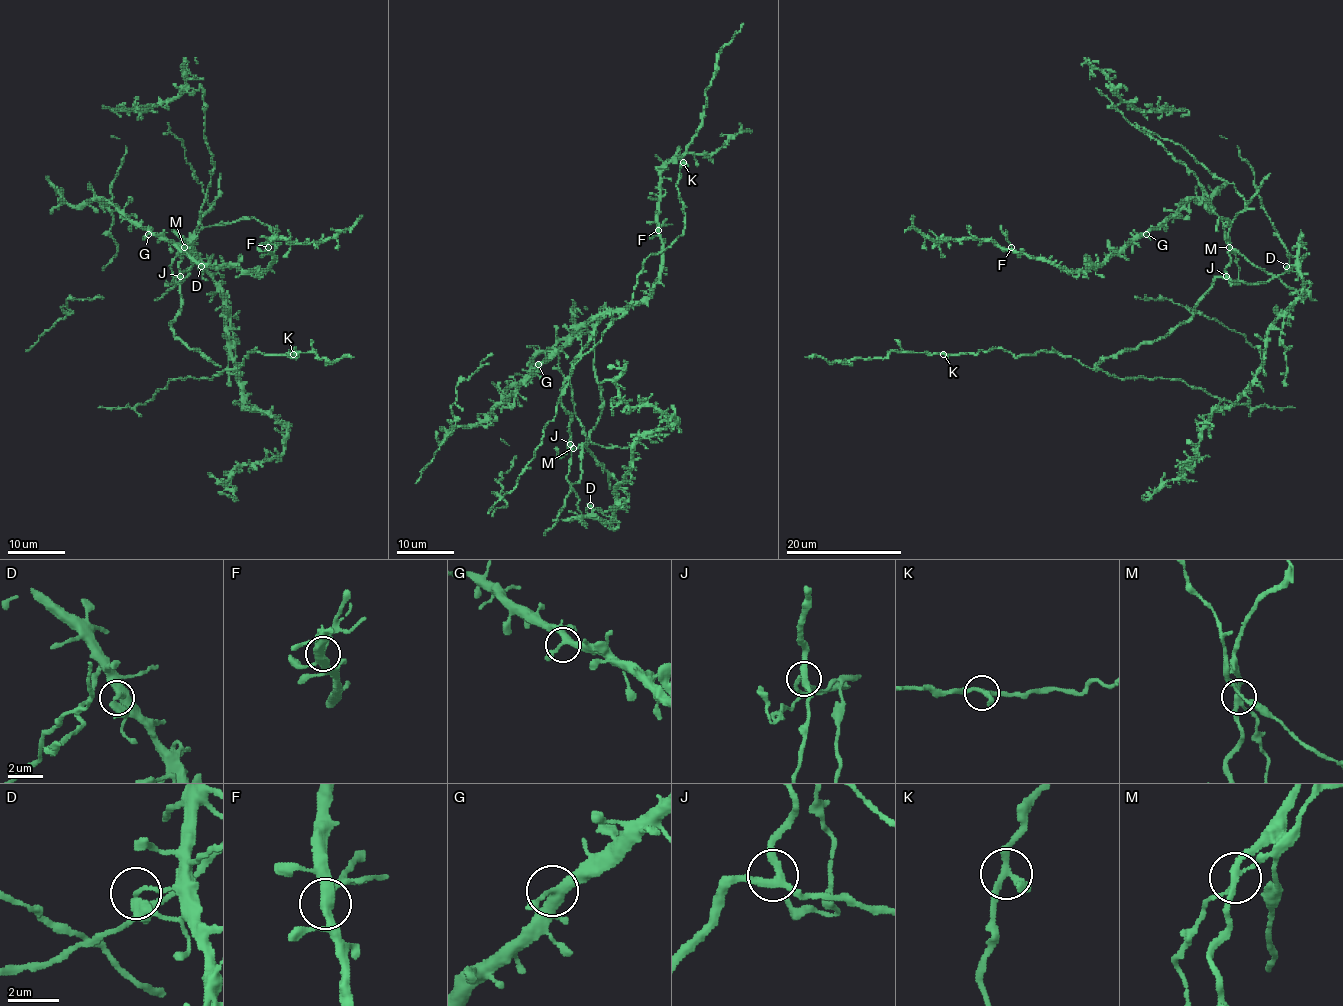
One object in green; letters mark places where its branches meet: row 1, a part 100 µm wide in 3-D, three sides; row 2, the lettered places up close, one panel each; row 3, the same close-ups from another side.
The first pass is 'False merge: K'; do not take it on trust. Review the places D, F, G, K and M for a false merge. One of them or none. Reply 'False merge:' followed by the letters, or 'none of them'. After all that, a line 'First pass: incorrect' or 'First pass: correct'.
False merge: M
First pass: incorrect

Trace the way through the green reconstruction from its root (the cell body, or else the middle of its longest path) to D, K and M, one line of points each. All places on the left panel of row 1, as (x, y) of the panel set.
D: (185, 241), (201, 266)
K: (185, 241), (195, 259), (177, 283), (182, 277), (173, 335), (224, 370), (251, 351), (293, 354)
M: (185, 241), (195, 253), (187, 269), (189, 274), (185, 277), (182, 274), (192, 266), (192, 246), (183, 247)

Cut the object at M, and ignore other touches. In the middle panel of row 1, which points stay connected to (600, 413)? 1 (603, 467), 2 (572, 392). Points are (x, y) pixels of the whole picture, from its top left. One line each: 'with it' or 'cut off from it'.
1: cut off from it
2: cut off from it

